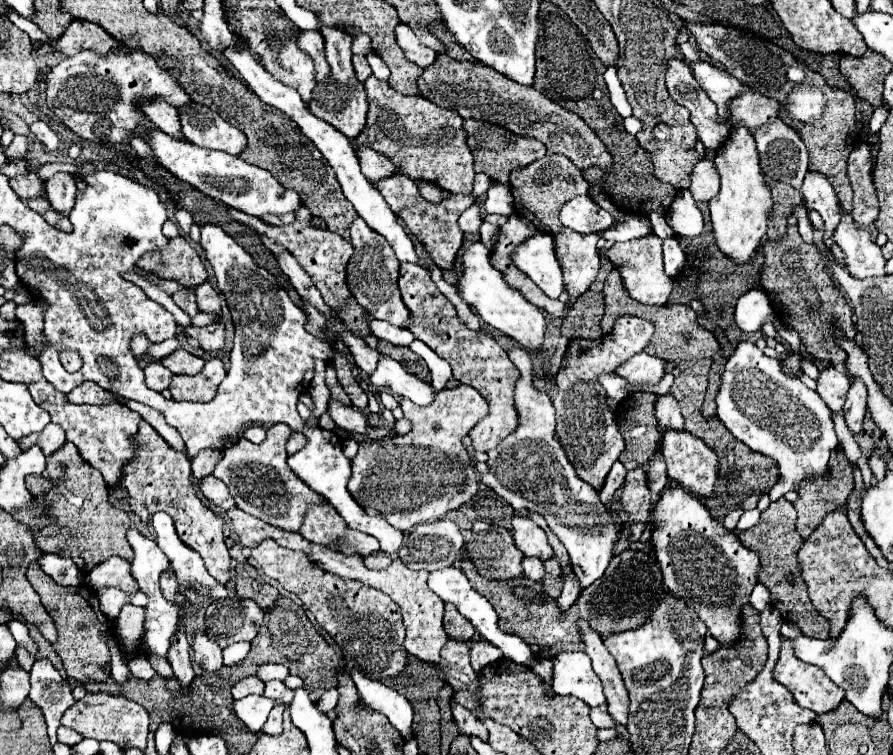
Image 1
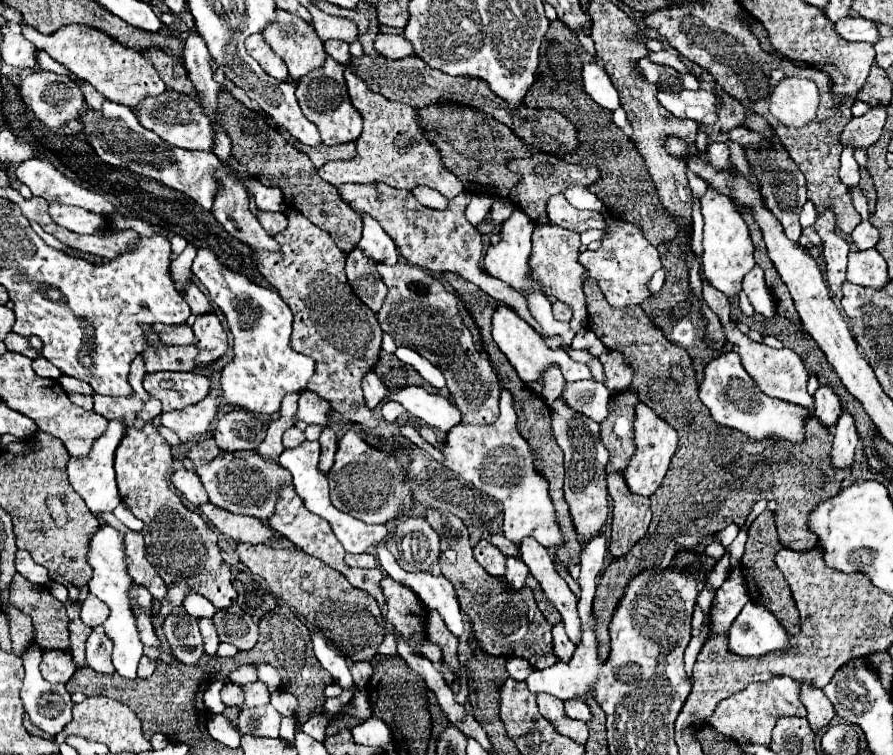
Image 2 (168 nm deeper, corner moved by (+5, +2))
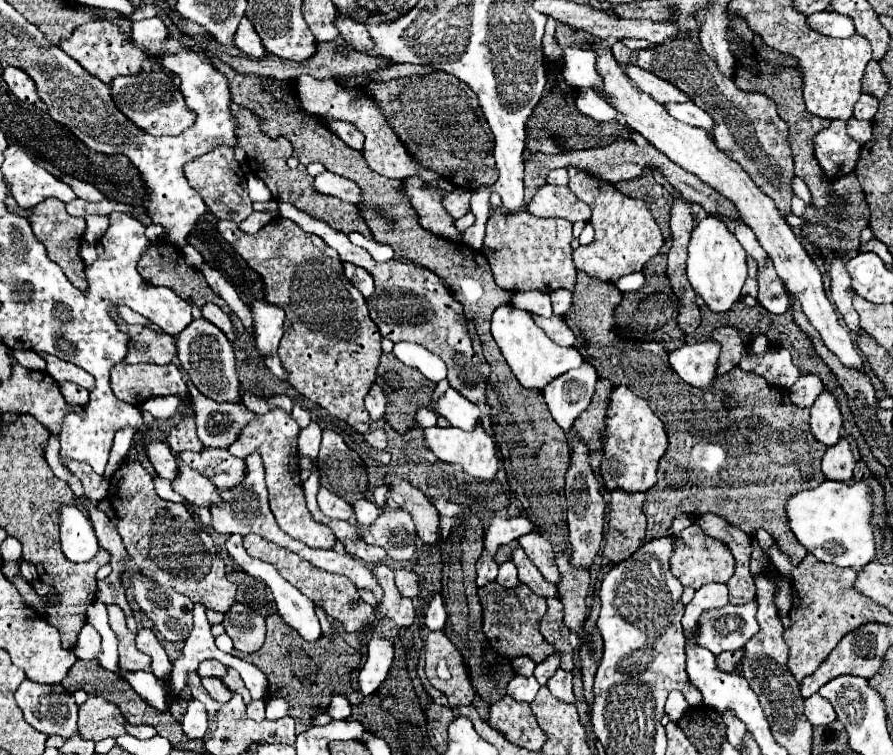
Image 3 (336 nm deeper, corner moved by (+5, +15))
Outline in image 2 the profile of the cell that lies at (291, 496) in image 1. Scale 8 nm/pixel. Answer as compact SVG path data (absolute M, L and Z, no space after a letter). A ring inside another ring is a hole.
M239 450L239 452L221 452L213 462L207 466L195 466L191 460L183 460L187 470L195 470L203 488L207 490L209 502L217 504L235 514L247 514L257 520L269 520L275 512L277 502L277 486L279 482L291 482L291 474L281 468L279 464L265 462L253 450Z

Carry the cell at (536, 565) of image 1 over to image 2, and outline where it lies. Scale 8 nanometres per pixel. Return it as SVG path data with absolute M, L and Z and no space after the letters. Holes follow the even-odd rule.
M507 558L507 570L505 570L505 580L513 590L521 590L525 586L525 578L529 576L527 566L519 558Z

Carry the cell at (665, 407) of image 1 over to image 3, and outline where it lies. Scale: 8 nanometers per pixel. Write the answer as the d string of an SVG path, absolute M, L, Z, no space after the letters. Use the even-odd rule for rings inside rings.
M617 387L611 393L609 417L607 417L607 437L605 437L605 461L601 465L601 475L605 489L625 489L625 491L647 491L657 481L657 465L665 455L667 431L663 421L651 411L645 399L637 397L627 387Z

